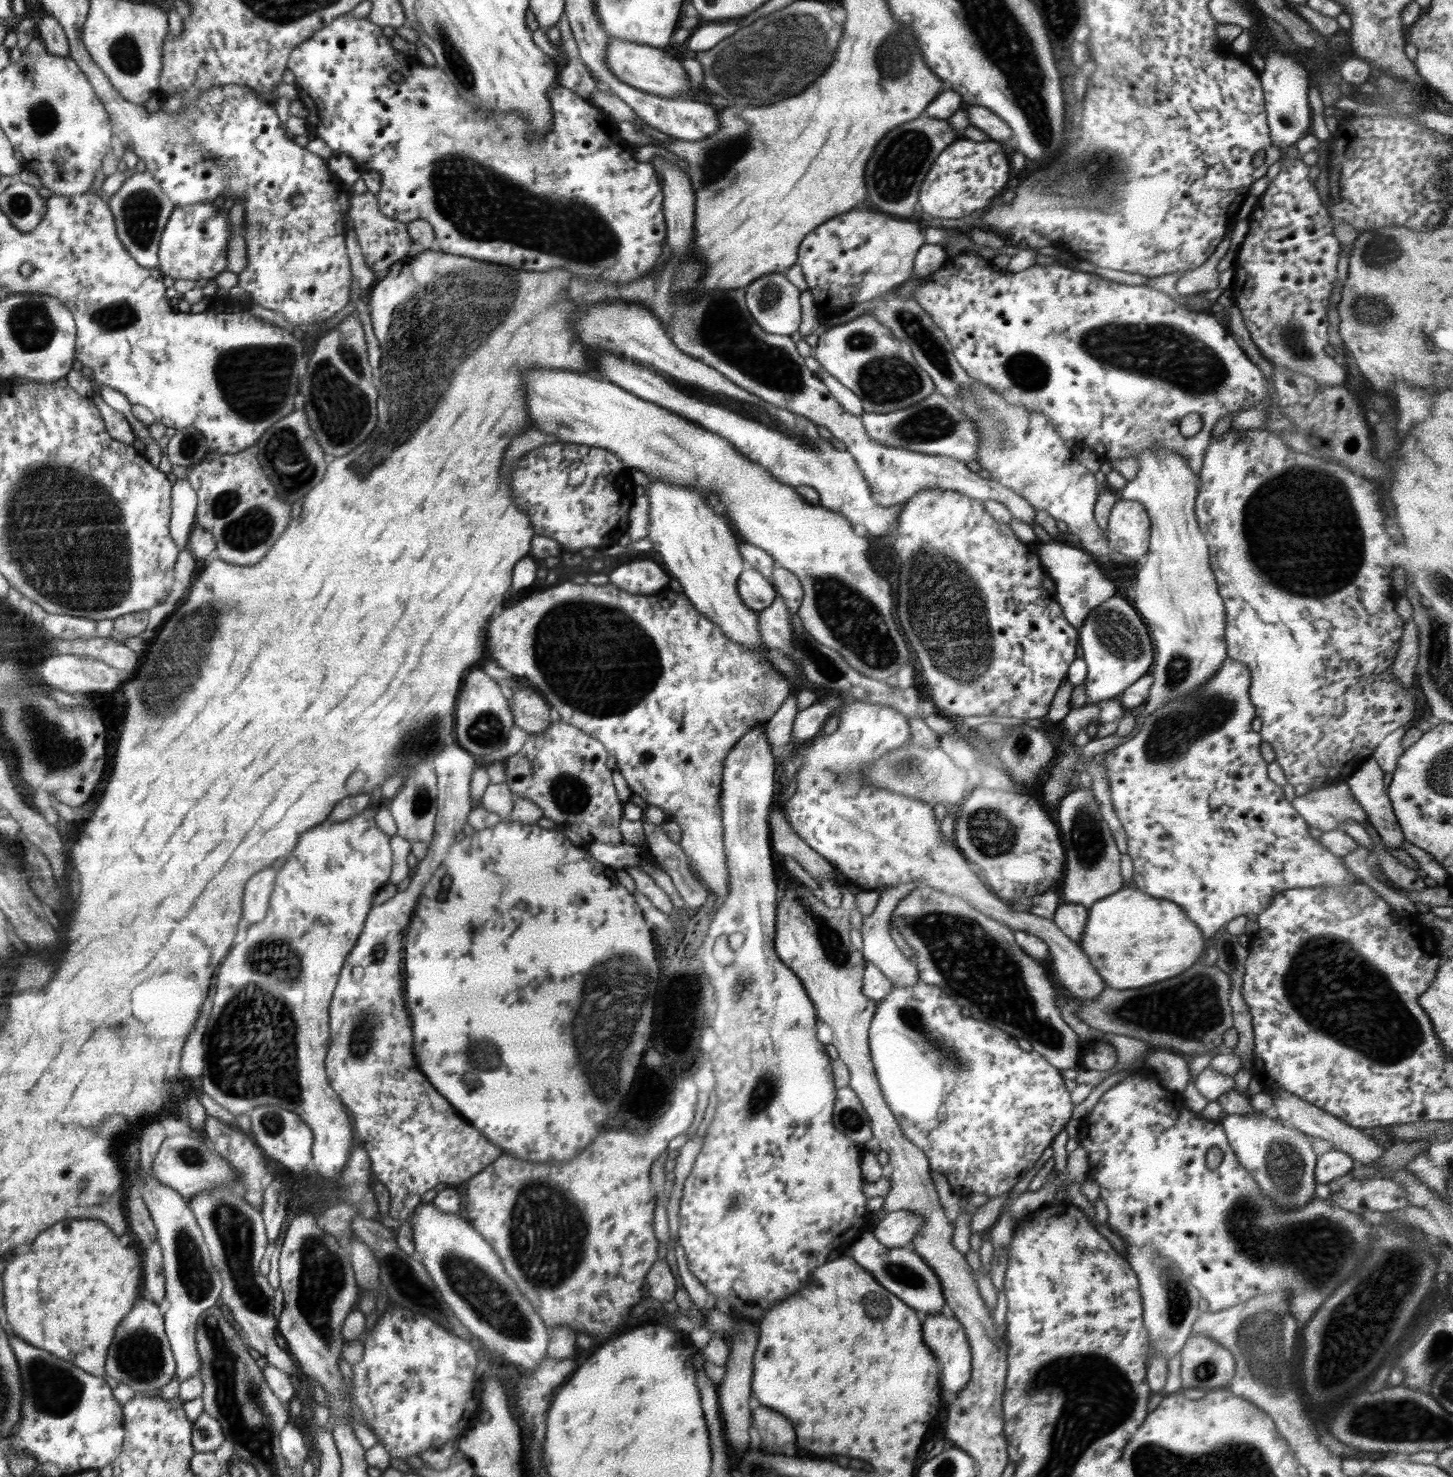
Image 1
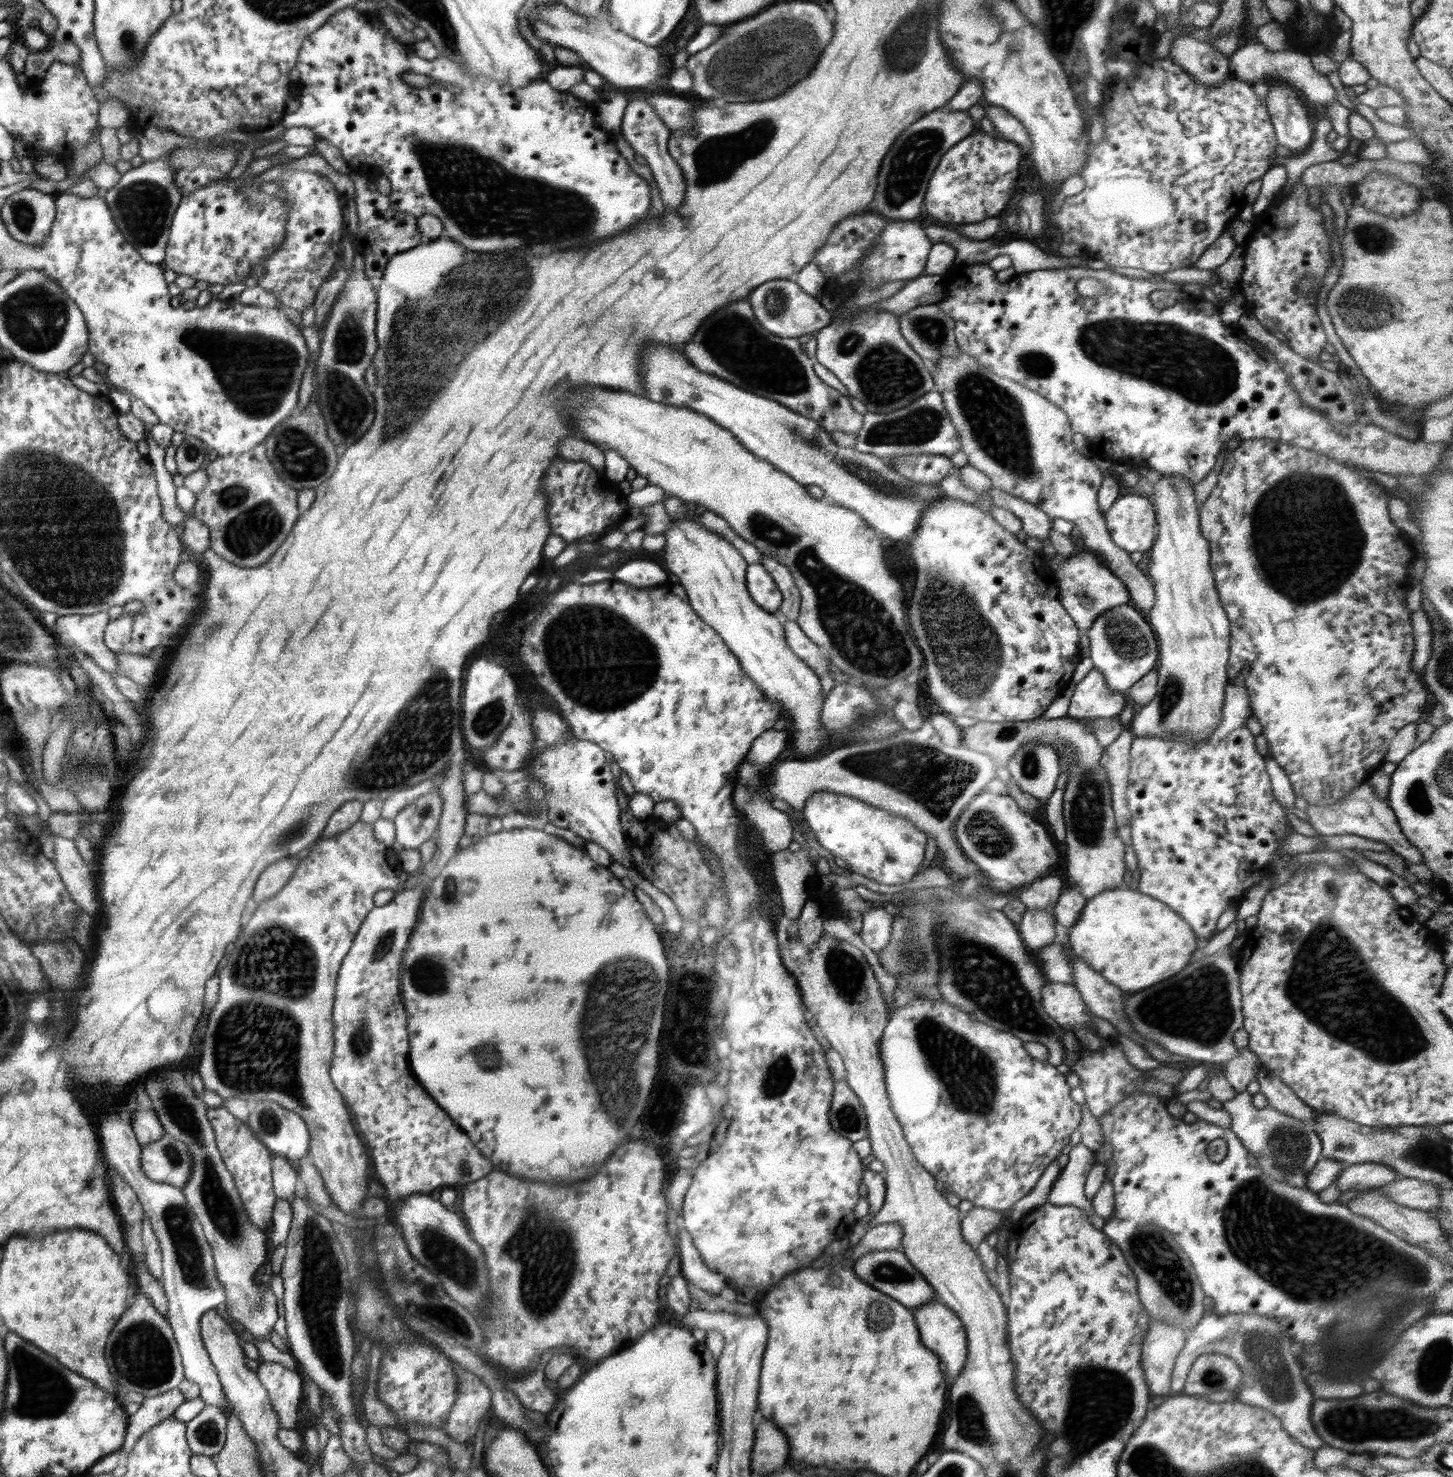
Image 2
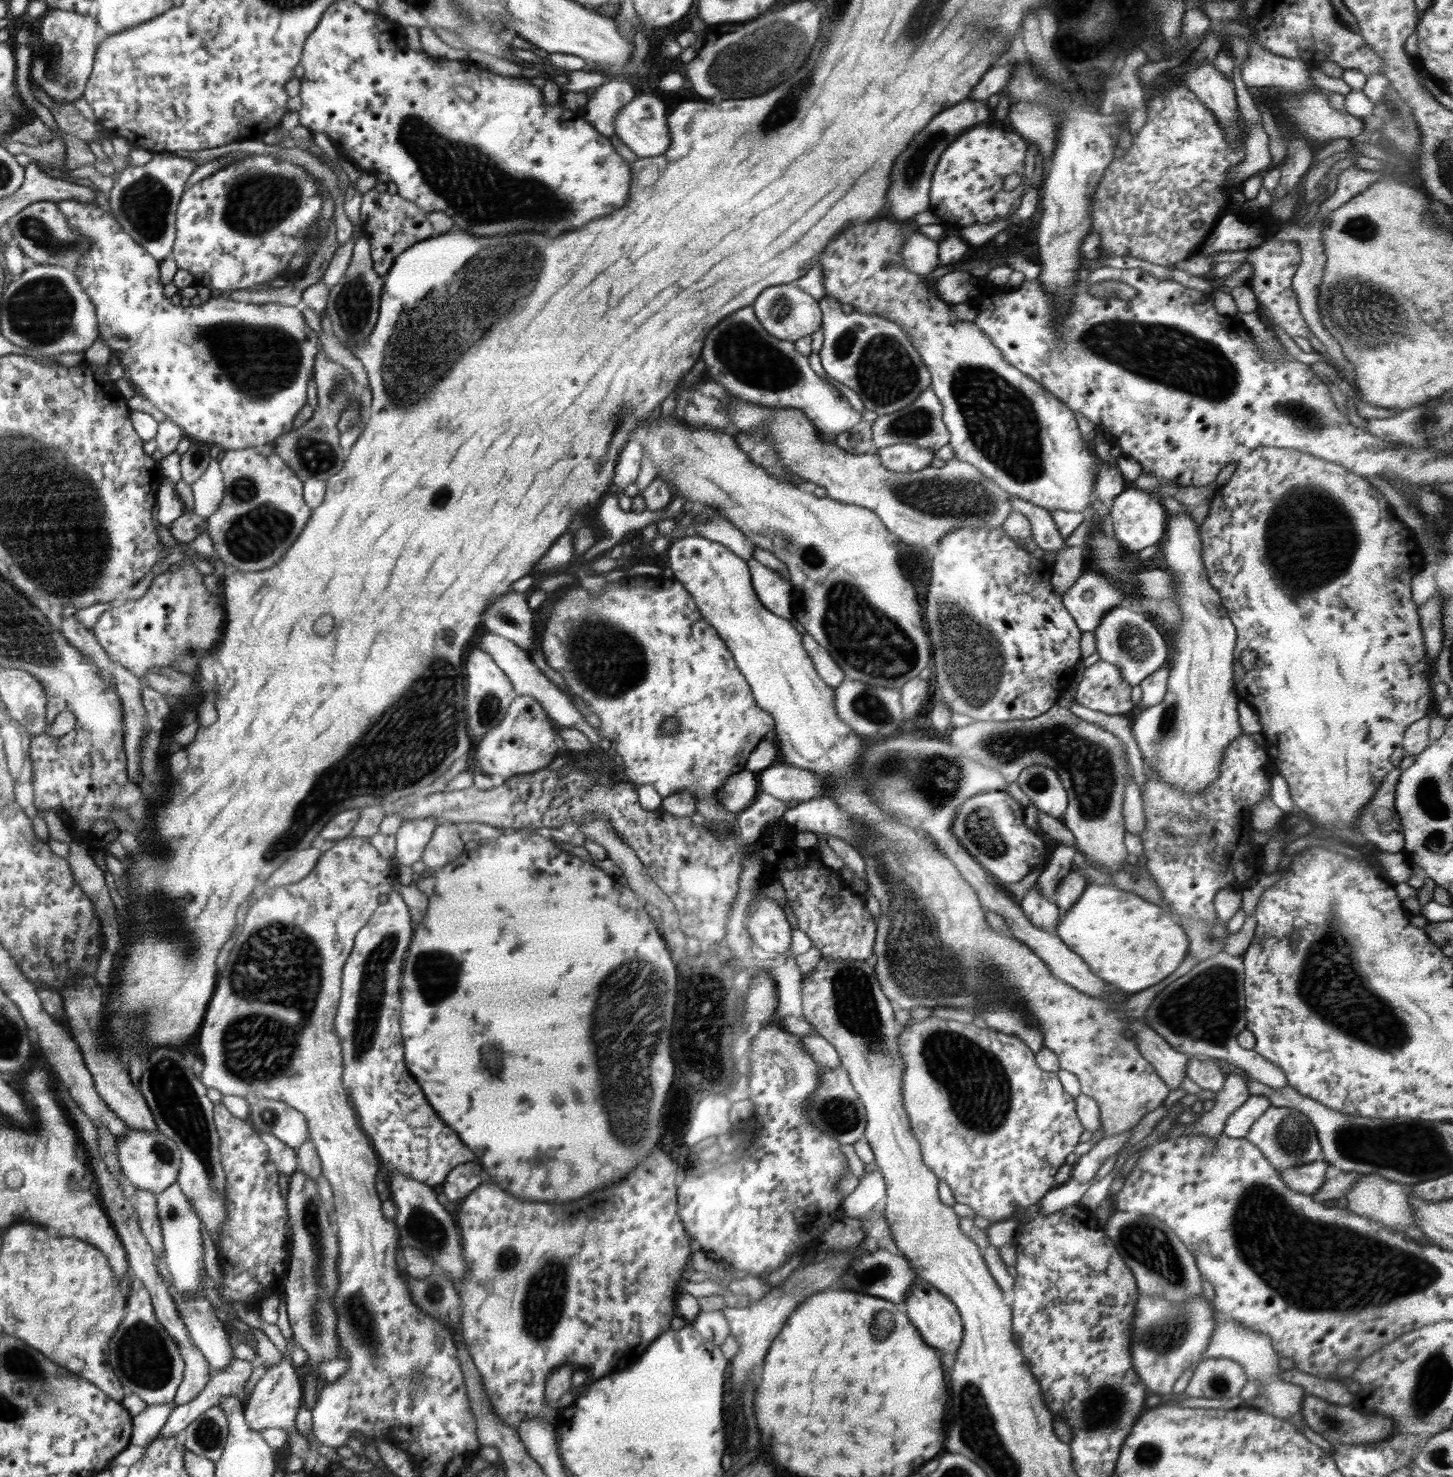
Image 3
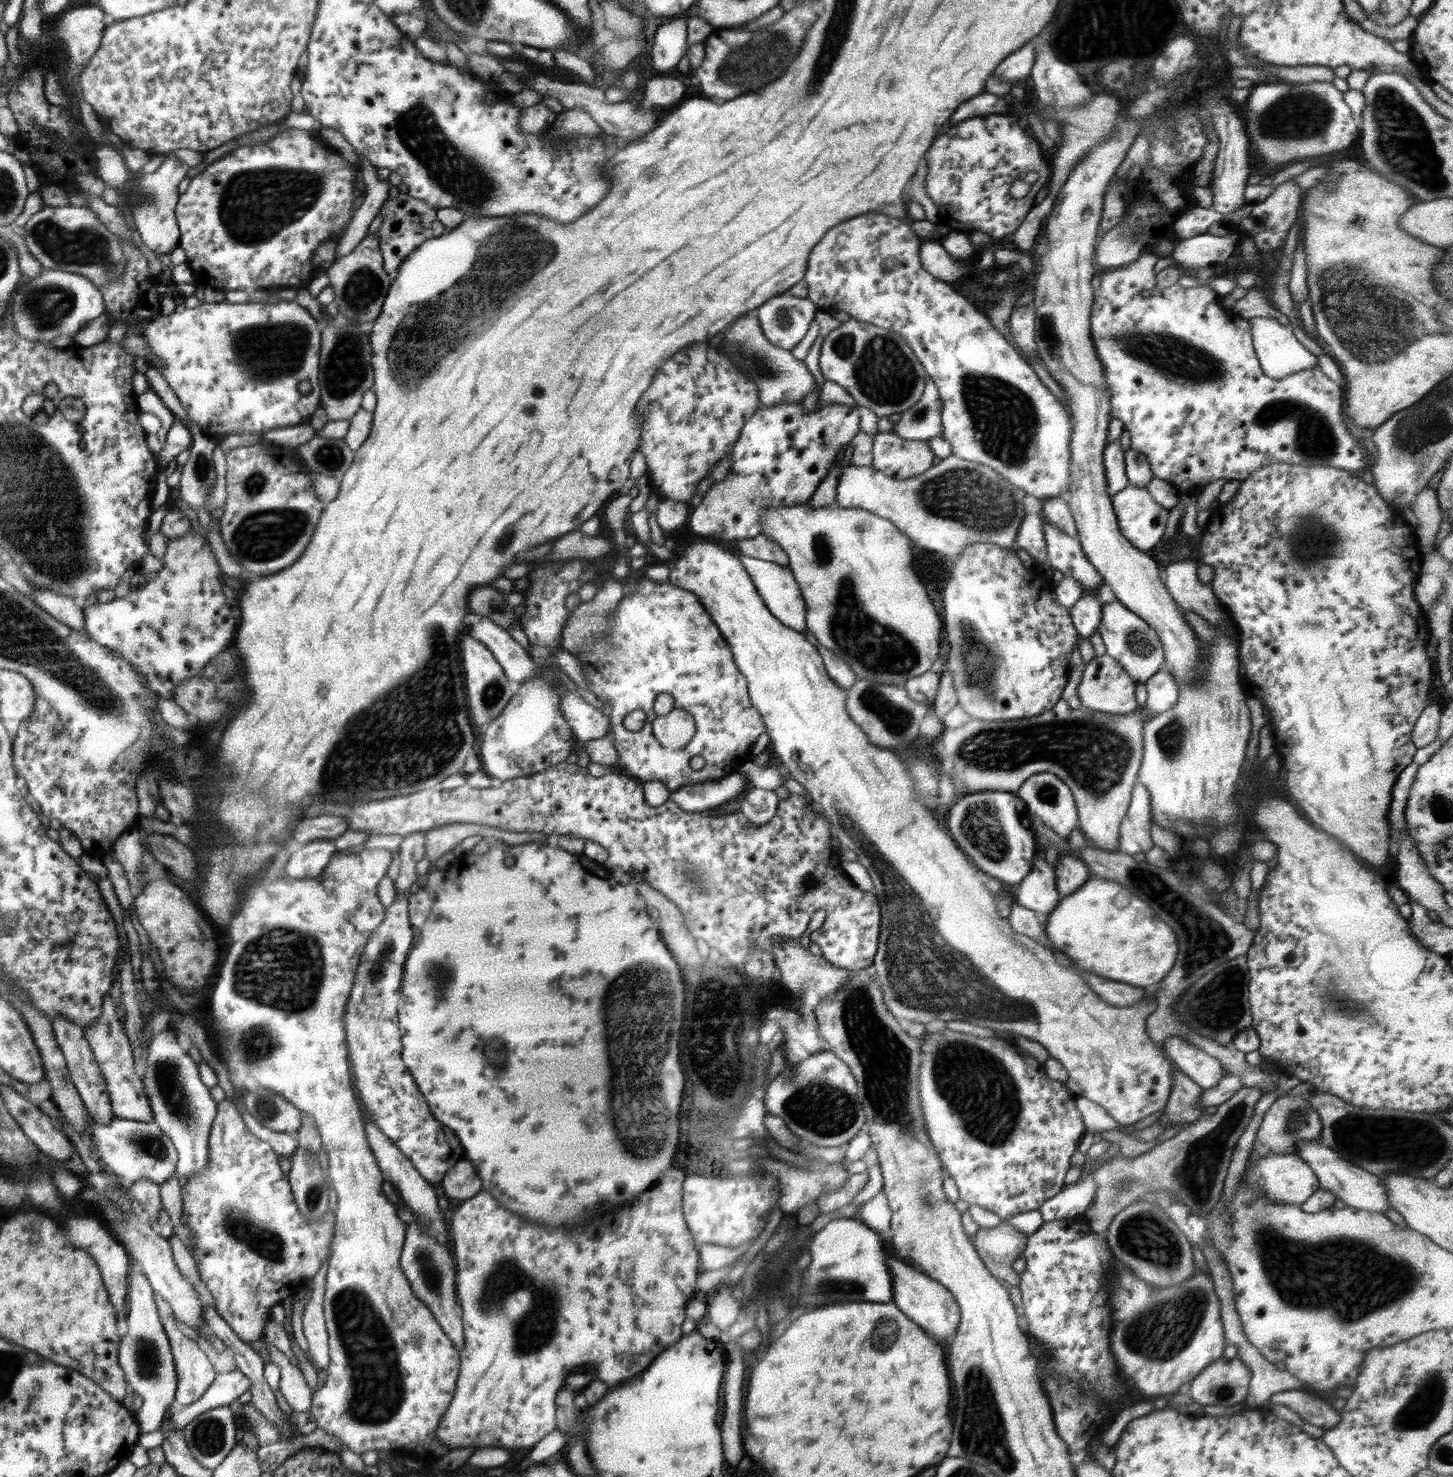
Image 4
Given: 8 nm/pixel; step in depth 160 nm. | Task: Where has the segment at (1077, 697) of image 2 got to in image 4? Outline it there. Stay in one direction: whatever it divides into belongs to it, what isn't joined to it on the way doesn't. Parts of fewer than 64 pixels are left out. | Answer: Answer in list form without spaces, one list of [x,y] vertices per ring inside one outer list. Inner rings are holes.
[[[1104,654],[1103,656],[1095,657],[1090,663],[1085,665],[1080,683],[1077,687],[1077,696],[1085,709],[1102,711],[1111,715],[1123,715],[1131,713],[1140,707],[1136,703],[1136,695],[1134,695],[1137,684],[1138,683],[1126,672],[1126,669],[1122,668],[1121,664],[1118,664],[1118,662],[1108,656],[1108,654]]]

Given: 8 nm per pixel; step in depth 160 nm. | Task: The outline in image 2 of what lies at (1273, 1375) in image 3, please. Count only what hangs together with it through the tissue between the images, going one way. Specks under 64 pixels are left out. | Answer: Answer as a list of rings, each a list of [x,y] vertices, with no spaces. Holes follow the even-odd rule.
[[[1205,1311],[1200,1322],[1187,1336],[1185,1347],[1177,1356],[1171,1378],[1172,1392],[1181,1392],[1194,1361],[1201,1354],[1229,1356],[1242,1371],[1241,1386],[1236,1390],[1236,1399],[1244,1404],[1263,1408],[1277,1416],[1286,1432],[1304,1448],[1320,1448],[1325,1442],[1318,1436],[1311,1421],[1313,1394],[1302,1376],[1302,1365],[1297,1361],[1293,1340],[1282,1334],[1280,1325],[1261,1314],[1218,1314]]]

